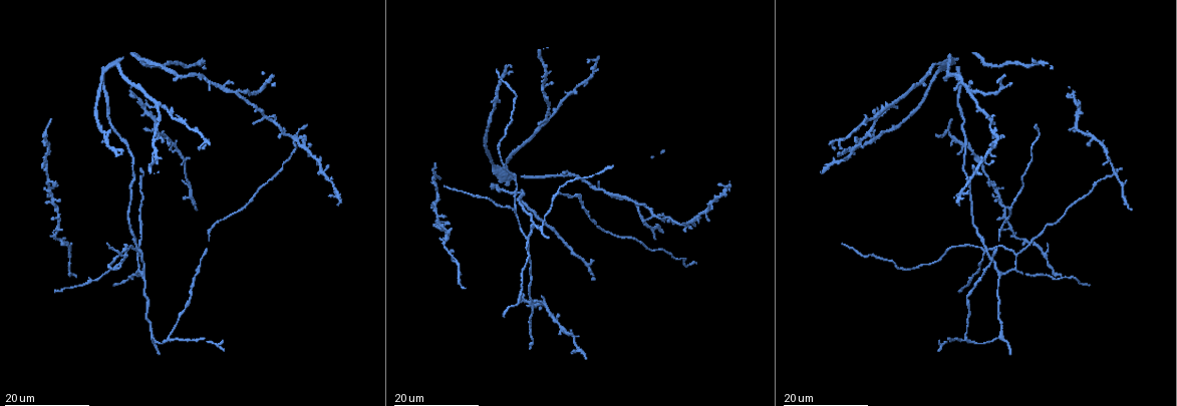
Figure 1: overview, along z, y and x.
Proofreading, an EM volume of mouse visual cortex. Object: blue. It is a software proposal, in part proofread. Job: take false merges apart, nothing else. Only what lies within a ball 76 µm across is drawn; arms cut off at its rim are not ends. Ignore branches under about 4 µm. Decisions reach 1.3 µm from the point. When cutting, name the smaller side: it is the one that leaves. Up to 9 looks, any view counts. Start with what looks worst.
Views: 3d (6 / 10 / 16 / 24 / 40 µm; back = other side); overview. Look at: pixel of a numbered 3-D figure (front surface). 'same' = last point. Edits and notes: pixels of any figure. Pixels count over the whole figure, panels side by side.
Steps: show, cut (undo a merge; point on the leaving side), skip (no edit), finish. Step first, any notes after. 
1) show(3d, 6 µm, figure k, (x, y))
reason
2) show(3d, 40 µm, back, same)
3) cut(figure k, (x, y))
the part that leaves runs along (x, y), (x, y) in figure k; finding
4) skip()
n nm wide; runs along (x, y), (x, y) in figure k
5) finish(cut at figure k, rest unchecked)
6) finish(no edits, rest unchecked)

show(3d, 24 µm, figure 1, (237, 91))
small branch off a trunk

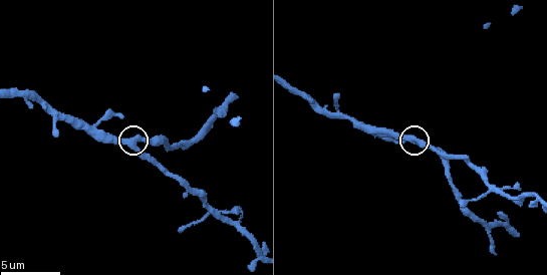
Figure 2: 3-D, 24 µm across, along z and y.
show(3d, 10 µm, figure 2, (416, 142))

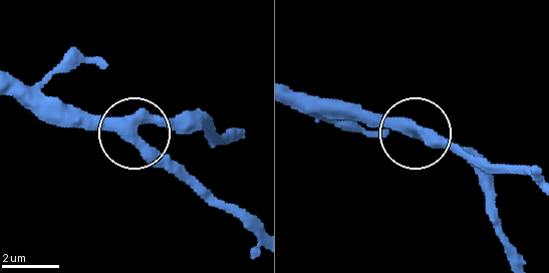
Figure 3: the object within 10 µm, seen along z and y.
skip()
3 arms; one neuron here

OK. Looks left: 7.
show(3d, 16 µm, figure 1, (172, 143))
arms part here

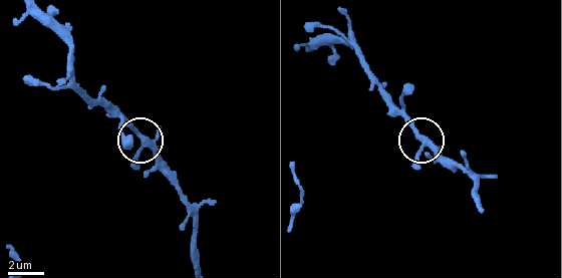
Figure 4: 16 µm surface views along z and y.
show(3d, 6 µm, figure 4, (429, 141))

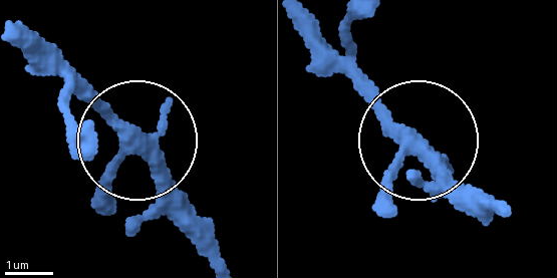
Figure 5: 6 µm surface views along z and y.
skip()
3 arms; all the same neuron

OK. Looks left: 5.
show(3d, 24 µm, figure 1, (531, 229))
a fork

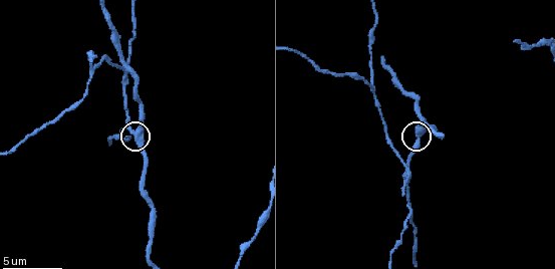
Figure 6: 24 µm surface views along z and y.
show(3d, 10 µm, figure 6, (420, 138))

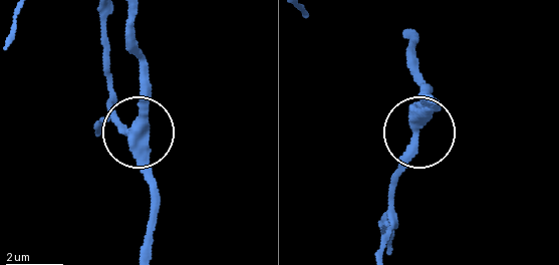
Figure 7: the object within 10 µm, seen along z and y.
show(3d, 6 µm, figure 7, (416, 128))
closer look

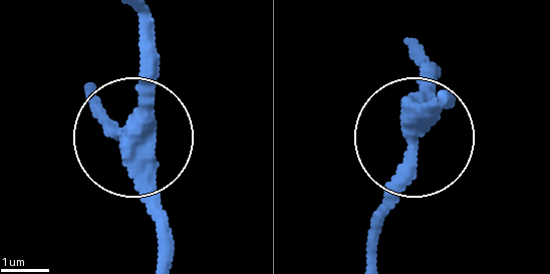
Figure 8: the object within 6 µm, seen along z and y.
skip()
3 arms; runs along (413, 48), (425, 72), (413, 169), (369, 252) in figure 8; continuous, no second neuron

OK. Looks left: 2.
show(3d, 24 µm, figure 1, (967, 339))
three-way junction

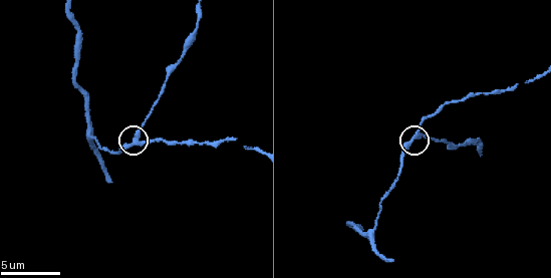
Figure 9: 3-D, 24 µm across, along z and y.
show(3d, 10 µm, figure 9, (135, 139))

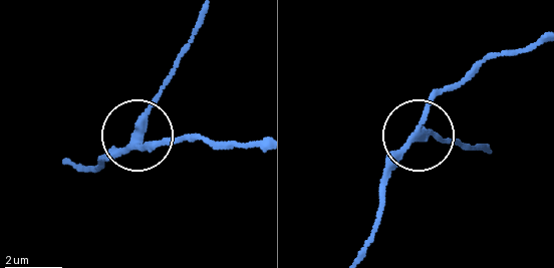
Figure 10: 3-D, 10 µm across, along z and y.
skip()
3 arms; runs along (355, 257), (383, 171), (432, 99), (473, 65) in figure 10; one neuron here

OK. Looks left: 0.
finish(no edits, rest unchecked)

